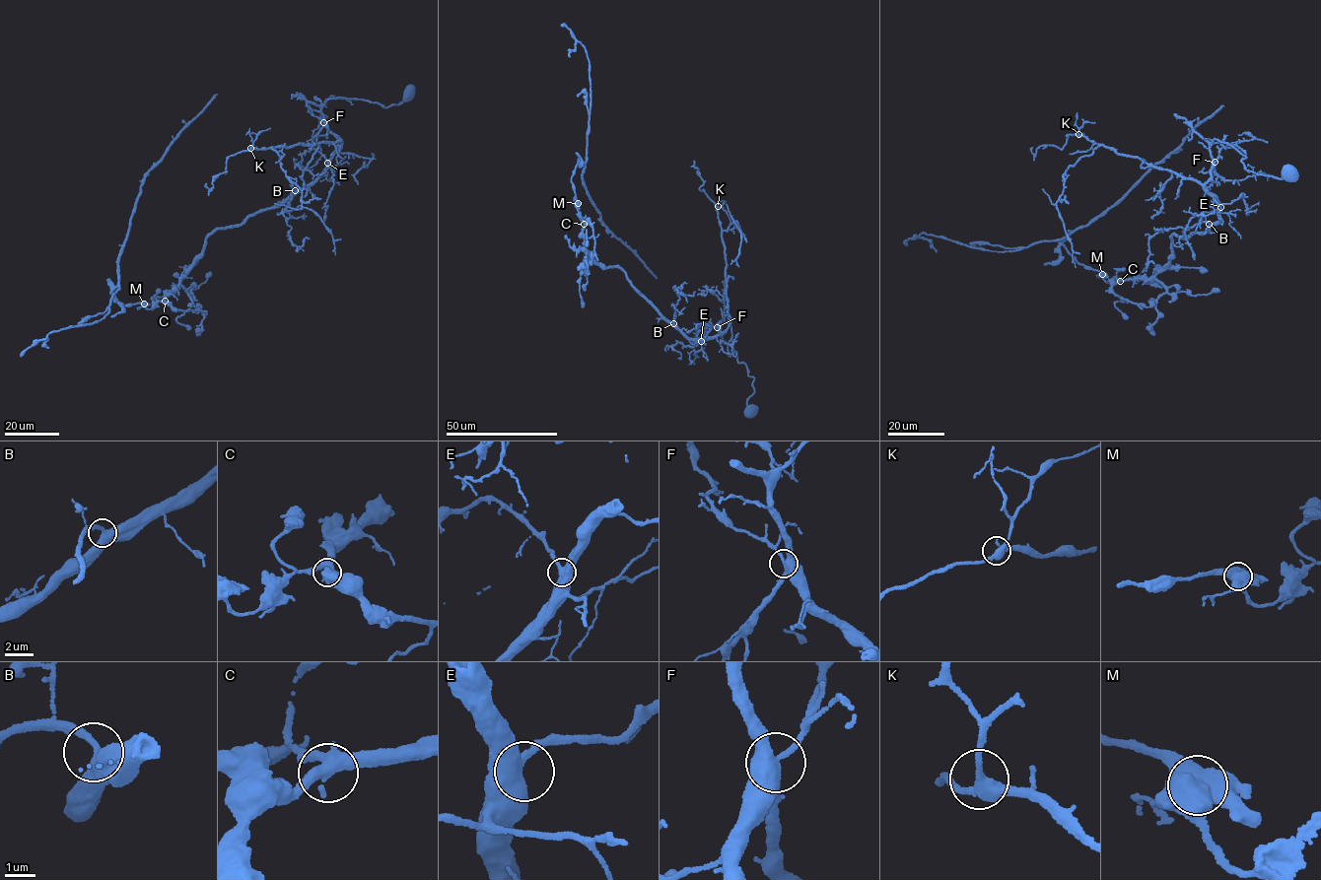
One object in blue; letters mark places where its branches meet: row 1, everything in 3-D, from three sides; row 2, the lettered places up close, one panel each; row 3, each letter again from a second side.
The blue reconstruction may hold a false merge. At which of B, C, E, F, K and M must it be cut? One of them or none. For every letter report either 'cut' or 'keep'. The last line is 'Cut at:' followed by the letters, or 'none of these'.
B: keep
C: keep
E: keep
F: keep
K: keep
M: cut
Cut at: M

